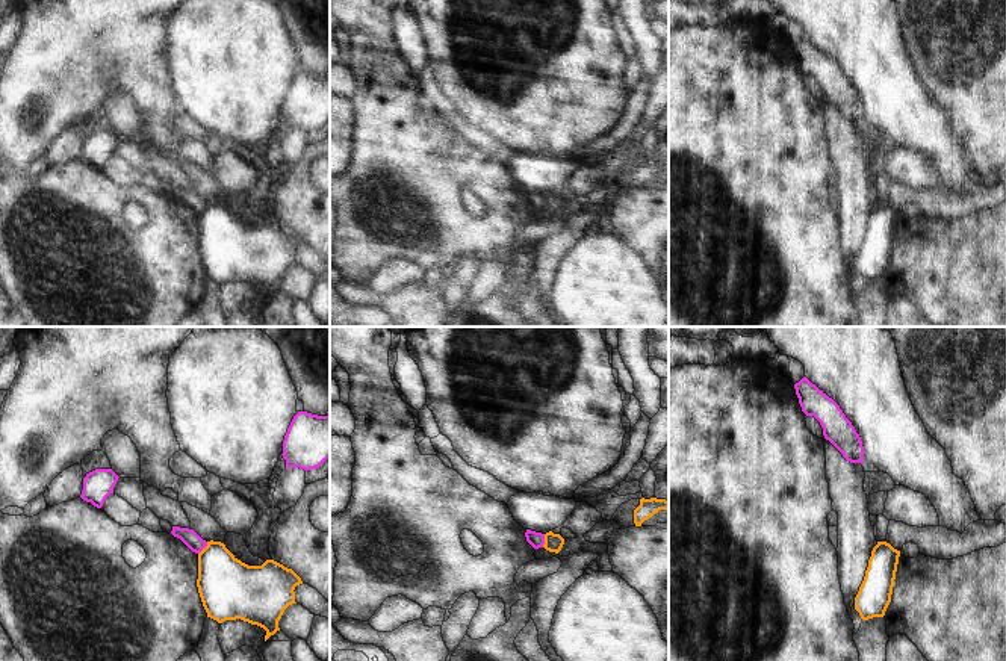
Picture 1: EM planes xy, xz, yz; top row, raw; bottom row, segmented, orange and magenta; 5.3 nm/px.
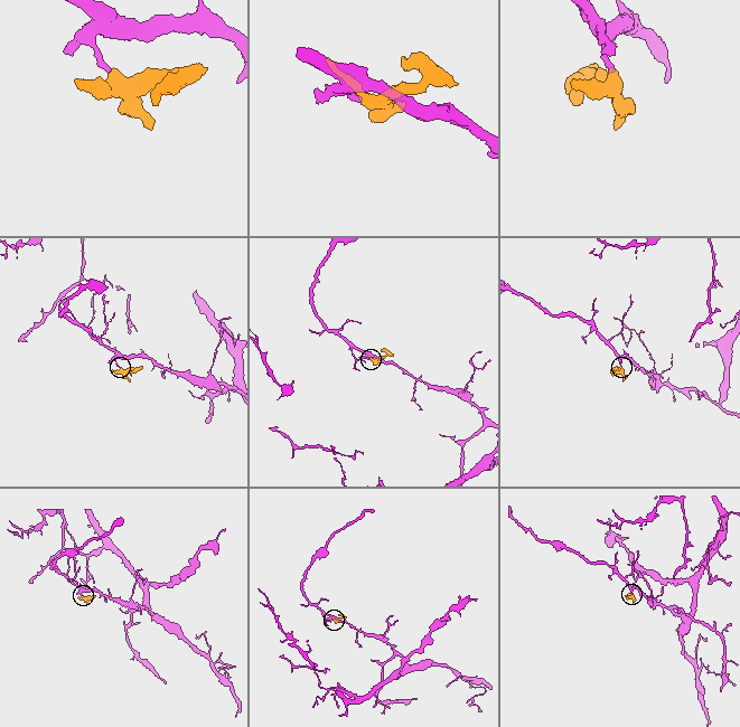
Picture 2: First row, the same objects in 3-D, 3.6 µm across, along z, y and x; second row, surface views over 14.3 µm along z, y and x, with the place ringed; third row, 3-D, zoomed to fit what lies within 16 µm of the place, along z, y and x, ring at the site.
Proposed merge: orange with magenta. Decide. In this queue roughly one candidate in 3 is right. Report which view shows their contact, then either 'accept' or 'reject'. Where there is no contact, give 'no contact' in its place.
xz | reject

